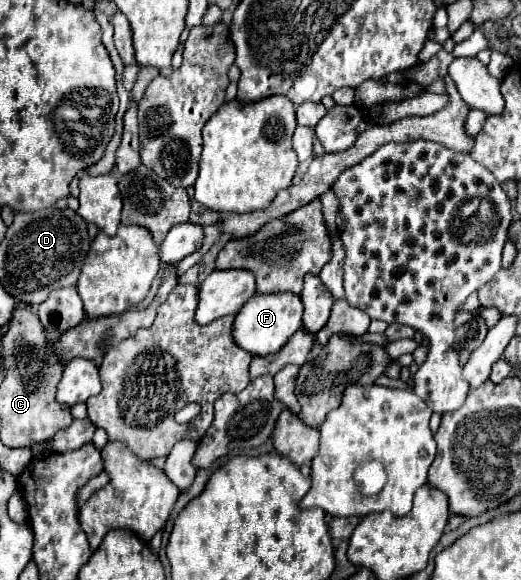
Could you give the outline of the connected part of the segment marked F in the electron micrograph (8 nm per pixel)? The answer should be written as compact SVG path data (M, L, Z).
M255 294L249 302L243 304L241 312L235 316L233 322L233 338L235 344L247 350L253 356L267 356L275 354L285 346L285 342L301 328L303 316L303 302L297 294Z

